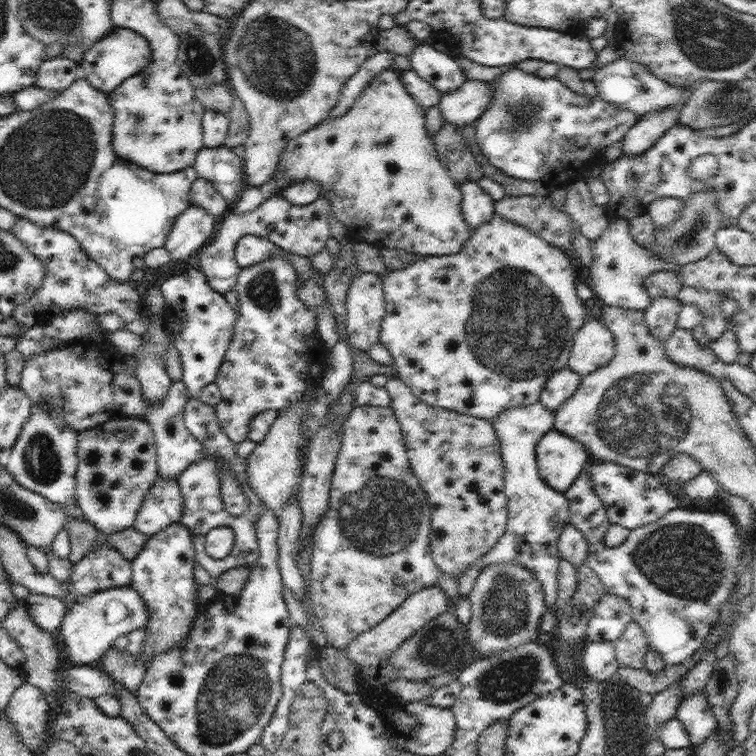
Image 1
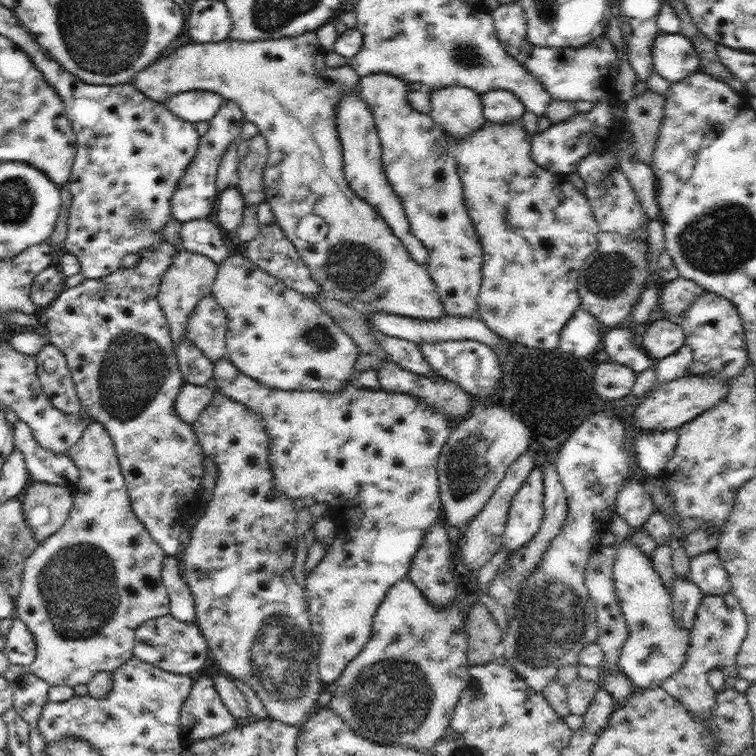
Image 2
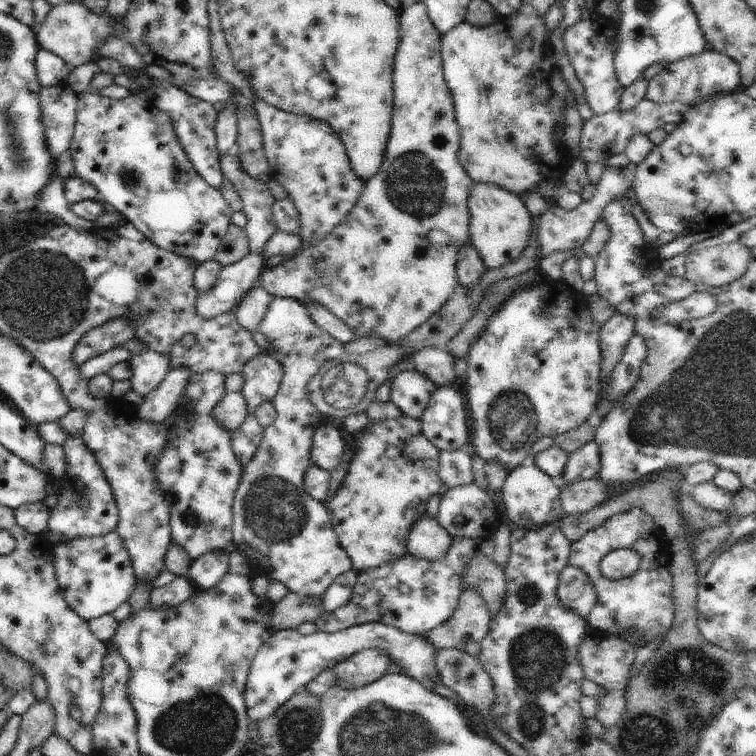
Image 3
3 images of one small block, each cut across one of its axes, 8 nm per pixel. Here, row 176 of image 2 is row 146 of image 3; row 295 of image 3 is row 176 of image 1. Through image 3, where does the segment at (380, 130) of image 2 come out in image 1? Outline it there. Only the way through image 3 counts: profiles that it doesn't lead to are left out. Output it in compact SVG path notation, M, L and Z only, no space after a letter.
M395 68L382 70L382 77L375 77L371 84L358 95L358 100L354 101L354 105L346 113L338 115L338 117L328 117L314 125L314 127L310 127L306 132L302 132L302 134L286 141L286 147L280 154L278 167L272 173L271 180L278 178L280 188L283 191L281 195L284 195L284 188L302 182L302 180L318 182L318 186L322 186L321 196L327 198L338 221L344 224L350 238L357 242L367 241L380 247L388 246L396 250L404 250L404 252L422 254L424 257L456 254L462 250L462 246L470 238L470 226L466 221L466 217L464 217L464 213L462 213L462 193L459 184L452 179L450 169L440 161L440 155L438 155L438 151L434 147L434 137L430 137L430 133L426 129L425 111L424 107L406 91L399 71Z

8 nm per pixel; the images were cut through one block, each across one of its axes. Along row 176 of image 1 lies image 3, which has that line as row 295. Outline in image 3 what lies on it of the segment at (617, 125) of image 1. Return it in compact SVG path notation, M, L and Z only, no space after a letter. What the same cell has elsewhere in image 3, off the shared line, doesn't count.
M543 277L543 281L539 282L536 287L517 292L503 304L495 314L495 317L490 321L490 324L486 327L486 330L482 332L478 340L472 345L466 358L466 398L468 398L470 414L472 414L472 420L474 421L472 444L474 445L475 454L478 455L485 464L497 461L500 465L505 467L507 473L511 473L514 469L522 466L522 462L526 460L526 456L529 455L530 448L534 442L540 440L542 437L555 438L559 434L577 429L586 423L586 419L598 404L599 392L601 391L600 329L601 325L594 323L593 318L590 316L585 295L575 291L570 285L566 284L564 280L554 281Z

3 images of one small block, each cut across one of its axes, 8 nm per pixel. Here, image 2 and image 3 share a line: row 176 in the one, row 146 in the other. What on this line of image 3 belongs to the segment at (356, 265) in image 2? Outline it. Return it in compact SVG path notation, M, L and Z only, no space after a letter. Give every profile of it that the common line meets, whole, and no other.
M262 99L252 105L258 115L271 178L285 188L299 212L298 236L304 247L318 244L342 224L359 202L365 181L351 167L345 144L326 121L283 111Z

